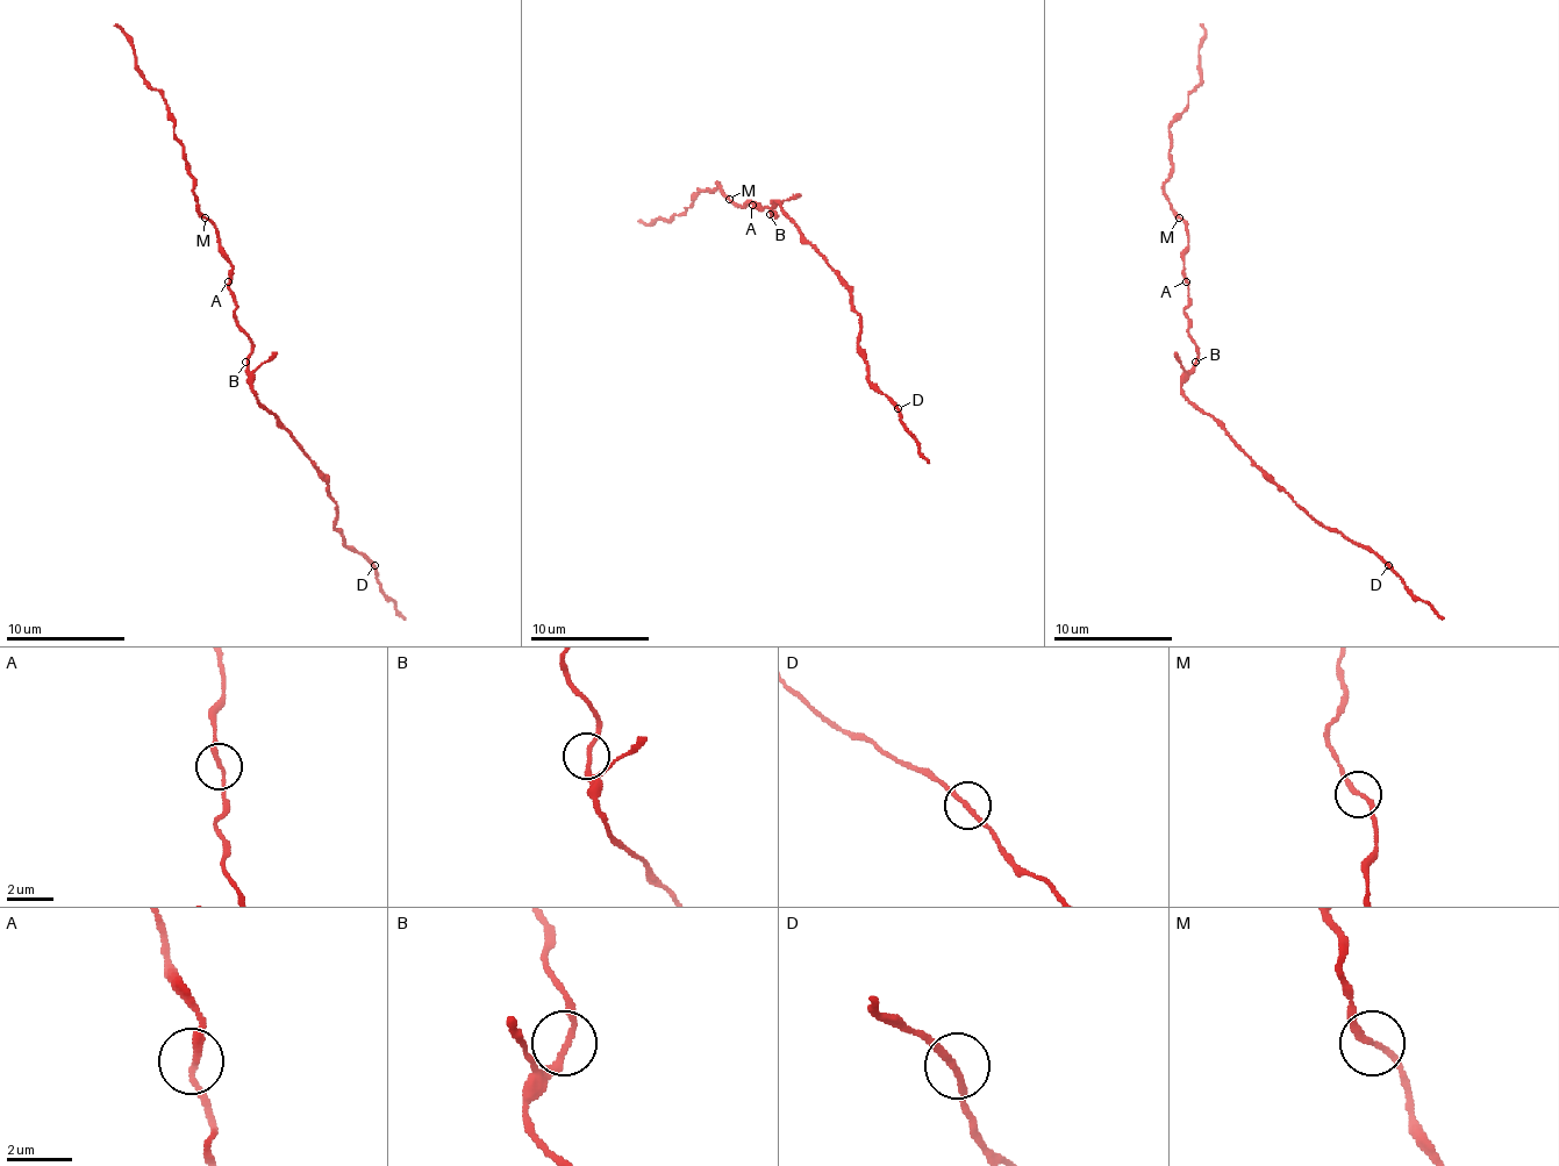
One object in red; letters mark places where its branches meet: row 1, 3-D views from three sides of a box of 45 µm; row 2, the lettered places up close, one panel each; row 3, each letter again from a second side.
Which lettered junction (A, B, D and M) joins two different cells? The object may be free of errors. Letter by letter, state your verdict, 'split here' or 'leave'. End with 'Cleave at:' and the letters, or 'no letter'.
A: leave
B: leave
D: leave
M: split here
Cleave at: M

